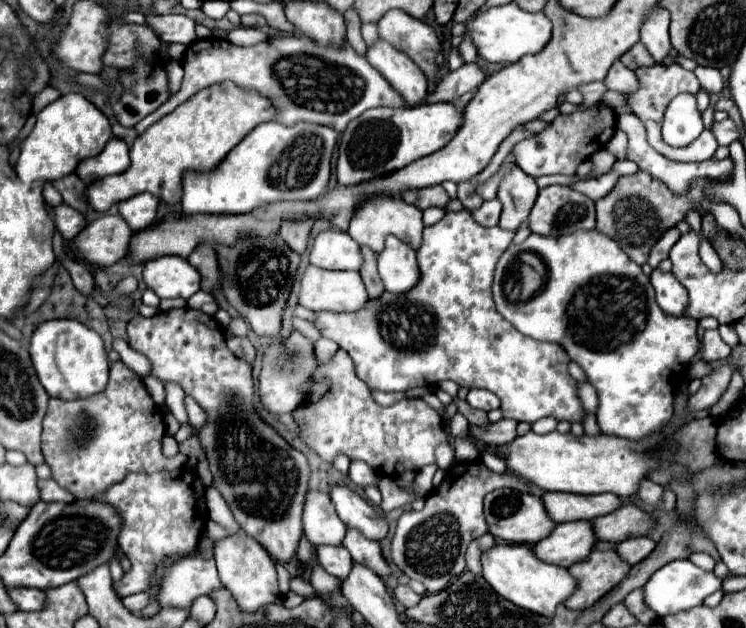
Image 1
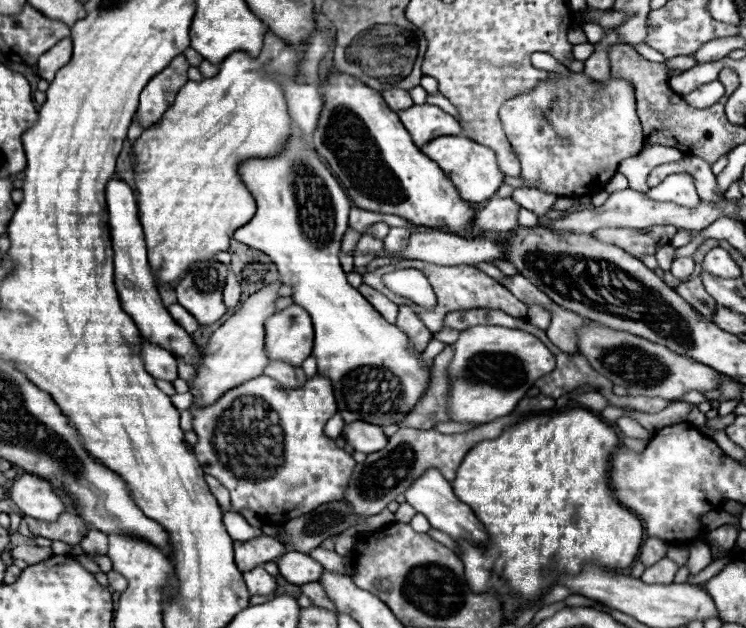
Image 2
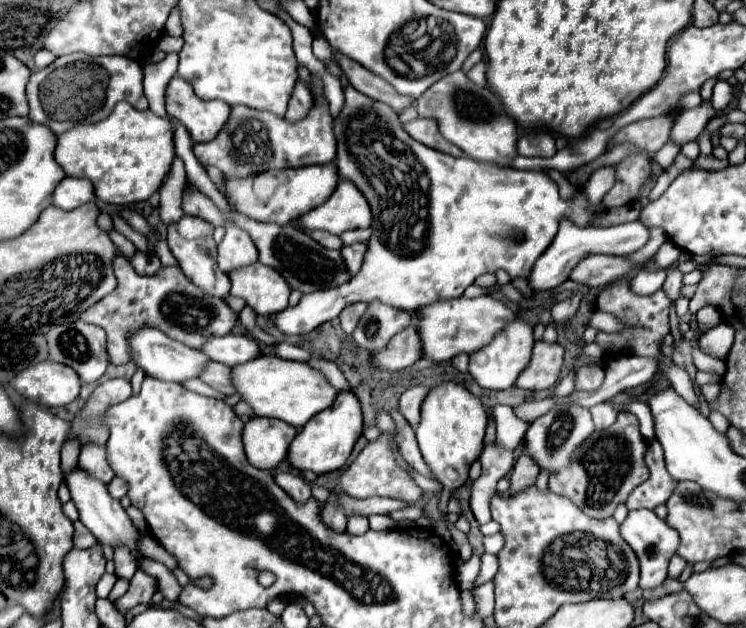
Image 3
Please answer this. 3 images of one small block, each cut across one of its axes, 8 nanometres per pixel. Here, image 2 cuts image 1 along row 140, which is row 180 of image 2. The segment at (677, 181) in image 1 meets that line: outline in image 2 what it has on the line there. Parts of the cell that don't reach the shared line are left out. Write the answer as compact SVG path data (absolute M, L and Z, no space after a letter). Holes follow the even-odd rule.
M654 144L654 146L648 146L646 150L642 150L638 156L634 158L626 158L624 162L620 162L618 166L618 172L624 174L630 182L630 186L634 190L640 190L640 192L648 192L648 174L660 166L660 164L668 164L668 162L678 162L686 158L684 152L676 150L676 148L670 148L670 146L660 146L660 144Z

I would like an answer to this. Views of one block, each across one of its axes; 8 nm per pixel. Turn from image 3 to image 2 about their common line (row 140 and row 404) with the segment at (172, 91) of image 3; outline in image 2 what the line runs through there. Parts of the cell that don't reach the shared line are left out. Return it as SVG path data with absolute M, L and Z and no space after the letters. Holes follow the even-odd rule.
M274 282L272 286L266 286L264 290L258 290L256 294L252 294L248 300L244 300L240 304L240 310L230 316L210 338L208 346L204 348L204 358L202 364L196 368L198 376L192 382L194 388L200 390L200 398L194 400L194 408L198 406L208 406L212 404L220 394L232 390L234 386L238 386L244 378L256 378L264 372L266 364L268 364L268 352L264 350L264 322L270 314L276 312L274 302L280 298L278 296L278 288L282 286L282 282Z

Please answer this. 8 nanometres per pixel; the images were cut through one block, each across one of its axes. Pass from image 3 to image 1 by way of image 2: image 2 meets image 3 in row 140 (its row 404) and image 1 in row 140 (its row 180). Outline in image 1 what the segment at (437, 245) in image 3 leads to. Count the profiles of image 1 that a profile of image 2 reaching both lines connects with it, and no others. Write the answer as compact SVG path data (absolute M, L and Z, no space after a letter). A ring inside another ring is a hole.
M276 120L264 122L256 126L212 174L190 172L184 176L182 214L246 214L272 202L316 200L328 190L336 142L338 132L328 126L312 122L298 122L296 126L284 126Z

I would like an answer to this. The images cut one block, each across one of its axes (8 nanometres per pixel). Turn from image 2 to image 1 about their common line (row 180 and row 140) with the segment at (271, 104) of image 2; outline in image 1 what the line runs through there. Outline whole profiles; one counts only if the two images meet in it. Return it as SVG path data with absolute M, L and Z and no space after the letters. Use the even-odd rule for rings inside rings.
M222 82L200 90L188 102L166 114L136 138L130 148L132 164L124 174L106 176L88 184L84 192L86 202L96 212L108 212L118 202L150 192L168 204L180 204L184 172L212 172L248 132L252 132L260 122L274 120L274 116L276 108L268 102L268 98L260 96L258 92L236 88L232 82Z

